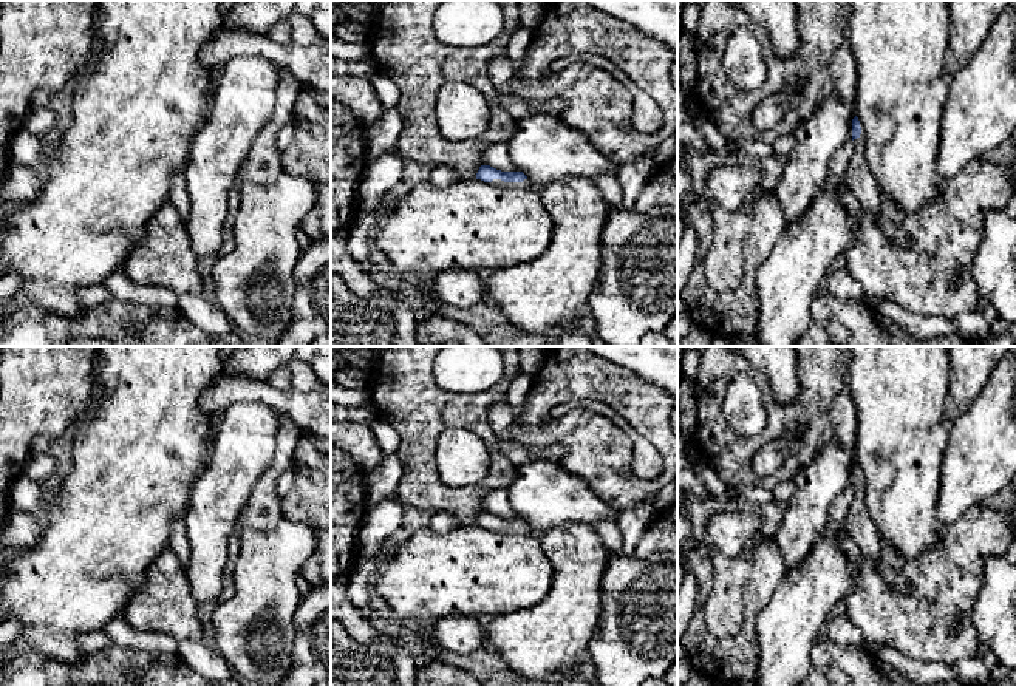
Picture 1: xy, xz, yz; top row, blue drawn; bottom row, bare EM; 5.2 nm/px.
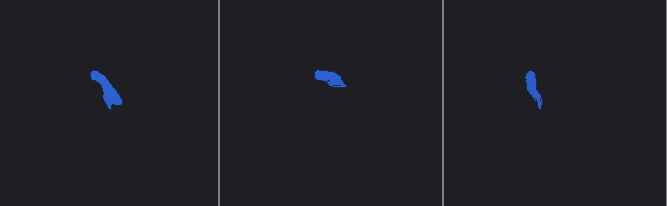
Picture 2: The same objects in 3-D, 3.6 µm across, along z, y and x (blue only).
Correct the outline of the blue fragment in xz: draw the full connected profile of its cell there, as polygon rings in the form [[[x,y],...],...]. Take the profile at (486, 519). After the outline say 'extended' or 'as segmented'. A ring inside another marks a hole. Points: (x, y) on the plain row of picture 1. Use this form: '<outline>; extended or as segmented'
[[[481,511],[476,519],[476,525],[490,528],[496,533],[512,533],[512,535],[534,533],[523,518],[501,518],[490,511]]]; extended

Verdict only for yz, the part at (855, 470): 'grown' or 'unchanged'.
grown

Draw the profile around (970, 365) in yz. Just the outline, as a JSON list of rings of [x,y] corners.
[[[948,346],[951,374],[946,416],[960,416],[973,405],[1008,349],[1010,346]]]

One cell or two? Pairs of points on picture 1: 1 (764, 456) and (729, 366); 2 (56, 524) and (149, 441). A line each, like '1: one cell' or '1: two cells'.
1: two cells
2: one cell

